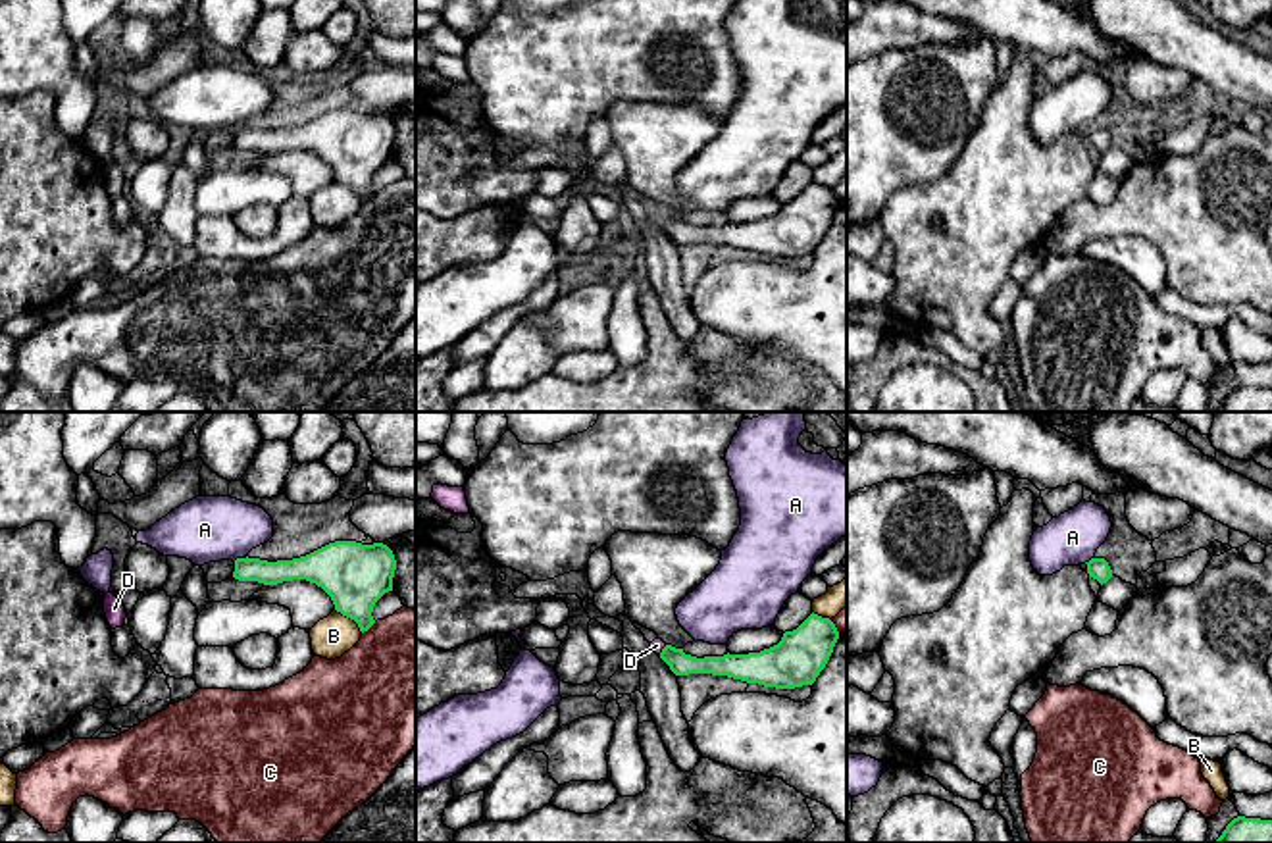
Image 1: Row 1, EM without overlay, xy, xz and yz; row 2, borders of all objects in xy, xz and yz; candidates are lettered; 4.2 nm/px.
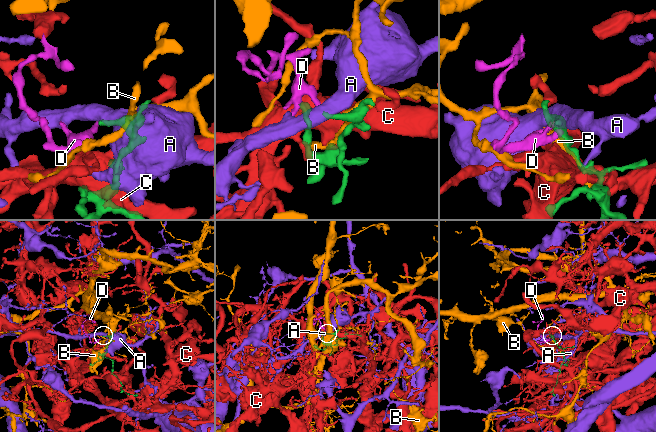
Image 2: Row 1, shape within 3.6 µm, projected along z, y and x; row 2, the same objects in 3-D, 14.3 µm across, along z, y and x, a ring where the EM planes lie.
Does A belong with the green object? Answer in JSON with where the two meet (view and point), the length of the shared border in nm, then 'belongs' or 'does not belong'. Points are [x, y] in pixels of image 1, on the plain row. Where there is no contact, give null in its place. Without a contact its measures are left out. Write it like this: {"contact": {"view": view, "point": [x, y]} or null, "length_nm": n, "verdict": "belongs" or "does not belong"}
{"contact": {"view": "xy", "point": [239, 127]}, "length_nm": 70, "verdict": "does not belong"}

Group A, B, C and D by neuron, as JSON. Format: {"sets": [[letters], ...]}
{"sets": [["A"], ["B"], ["C"], ["D"]]}

